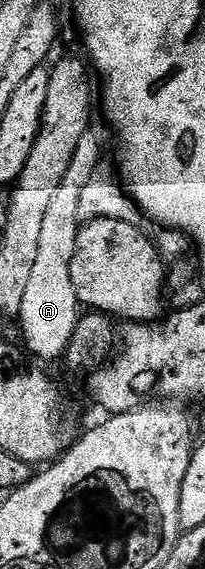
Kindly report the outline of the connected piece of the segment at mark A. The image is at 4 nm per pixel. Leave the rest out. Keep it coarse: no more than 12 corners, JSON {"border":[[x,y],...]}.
{"border":[[87,130],[42,221],[20,315],[25,349],[61,359],[78,327],[80,192],[102,138]]}

